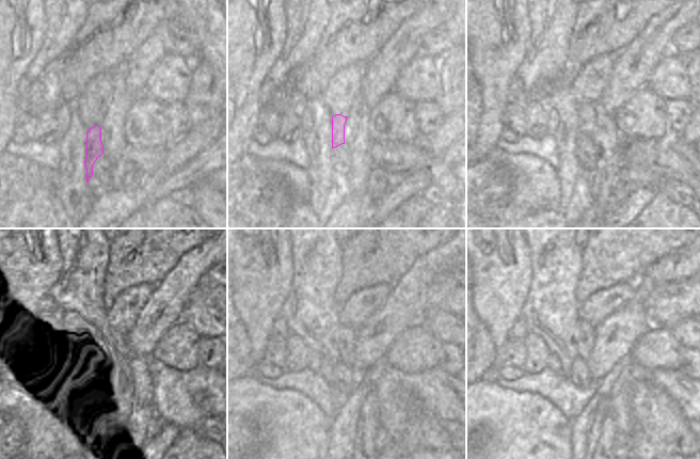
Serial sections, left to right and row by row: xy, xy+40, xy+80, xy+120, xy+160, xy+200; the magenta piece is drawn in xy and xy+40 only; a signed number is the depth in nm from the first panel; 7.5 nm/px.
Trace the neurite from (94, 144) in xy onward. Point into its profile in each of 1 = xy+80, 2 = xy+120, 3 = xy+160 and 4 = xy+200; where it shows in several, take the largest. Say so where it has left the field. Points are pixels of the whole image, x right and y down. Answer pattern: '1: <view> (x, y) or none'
1: xy+80 (586, 110)
2: xy+120 (109, 344)
3: xy+160 (345, 337)
4: xy+200 (584, 337)

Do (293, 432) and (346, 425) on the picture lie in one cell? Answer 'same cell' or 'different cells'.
different cells

